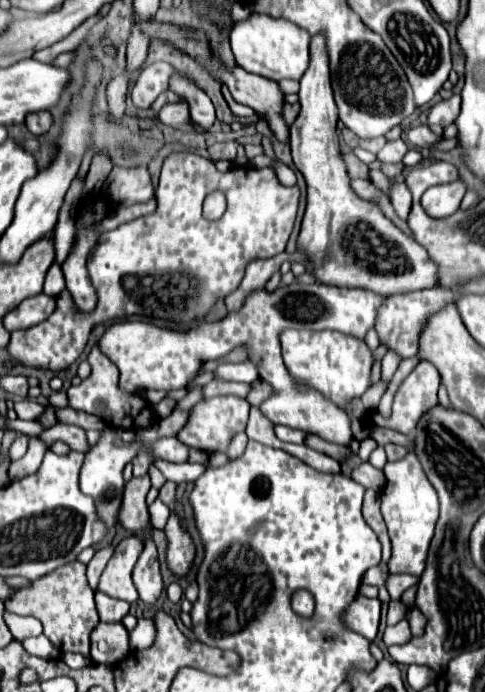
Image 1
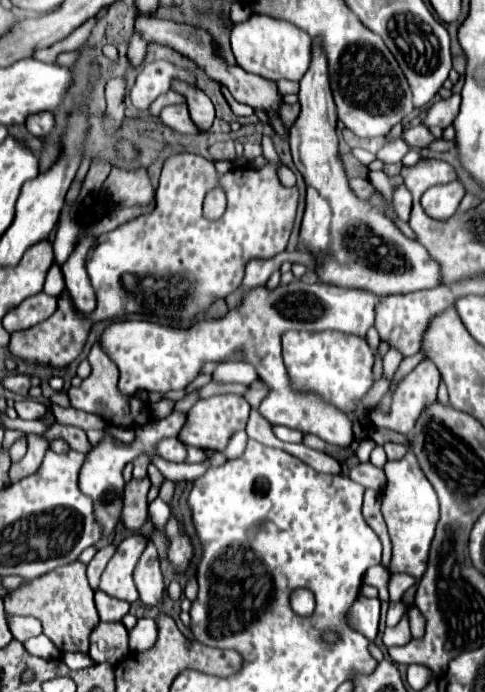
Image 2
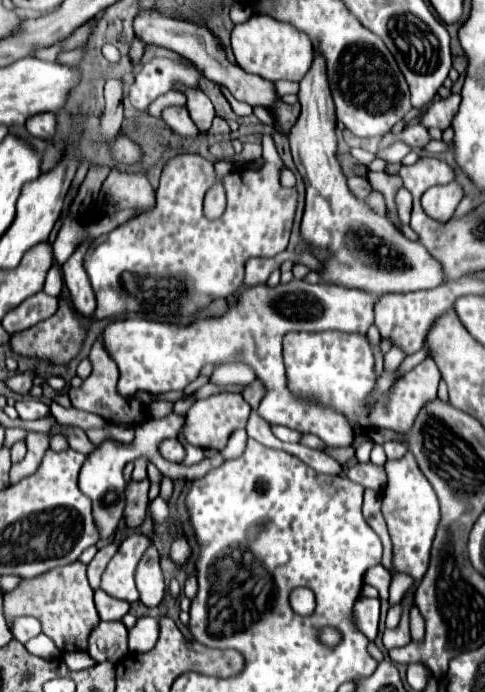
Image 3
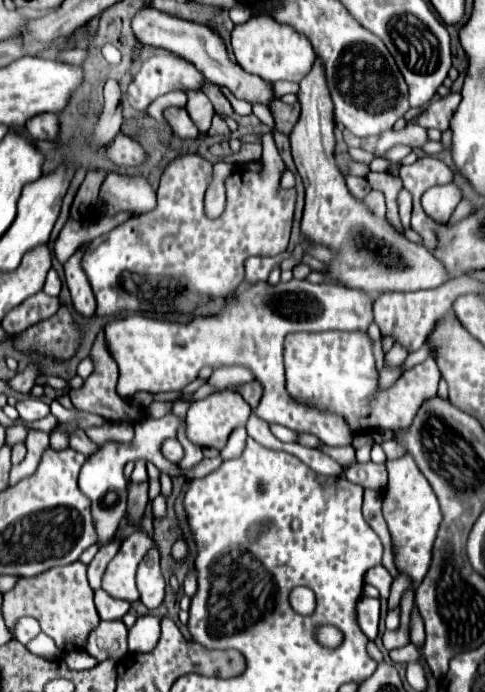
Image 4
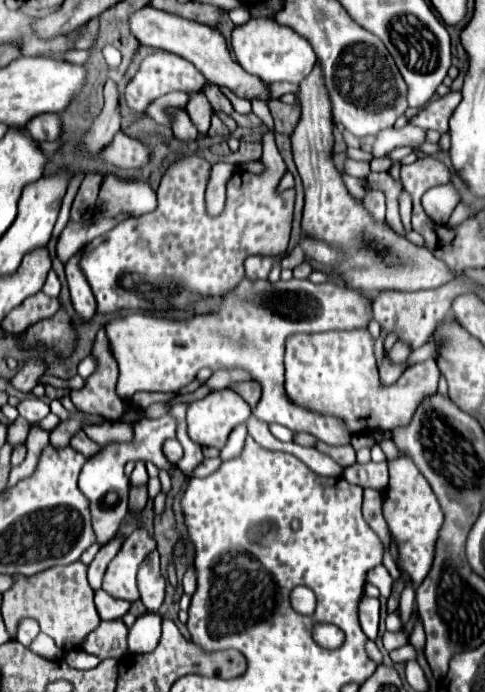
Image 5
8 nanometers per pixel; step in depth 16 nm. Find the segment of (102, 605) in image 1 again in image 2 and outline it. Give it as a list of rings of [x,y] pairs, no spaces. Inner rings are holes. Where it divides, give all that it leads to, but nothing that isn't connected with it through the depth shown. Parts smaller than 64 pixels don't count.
[[[96,590],[96,608],[102,622],[120,622],[128,614],[130,604]]]

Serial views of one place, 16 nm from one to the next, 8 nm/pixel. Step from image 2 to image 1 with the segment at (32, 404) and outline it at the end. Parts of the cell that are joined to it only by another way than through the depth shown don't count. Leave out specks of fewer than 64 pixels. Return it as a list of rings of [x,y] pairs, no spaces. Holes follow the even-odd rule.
[[[24,398],[14,404],[14,410],[20,420],[36,420],[40,416],[40,412],[44,410],[44,406],[40,406],[38,402],[34,402],[30,398]]]

